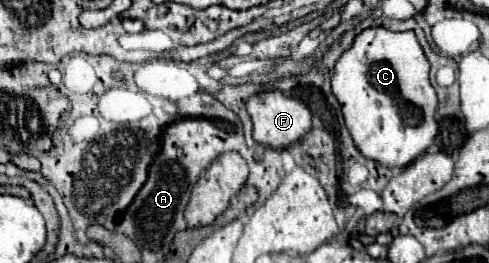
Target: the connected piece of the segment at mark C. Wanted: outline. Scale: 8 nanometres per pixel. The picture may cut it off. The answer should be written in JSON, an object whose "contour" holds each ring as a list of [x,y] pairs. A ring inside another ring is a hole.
{"contour":[[[383,26],[367,28],[359,32],[349,50],[341,54],[331,76],[333,94],[341,104],[345,126],[353,136],[357,150],[387,168],[403,168],[407,162],[415,160],[423,150],[427,150],[437,134],[435,110],[437,96],[429,84],[429,62],[411,30],[391,32]]]}

